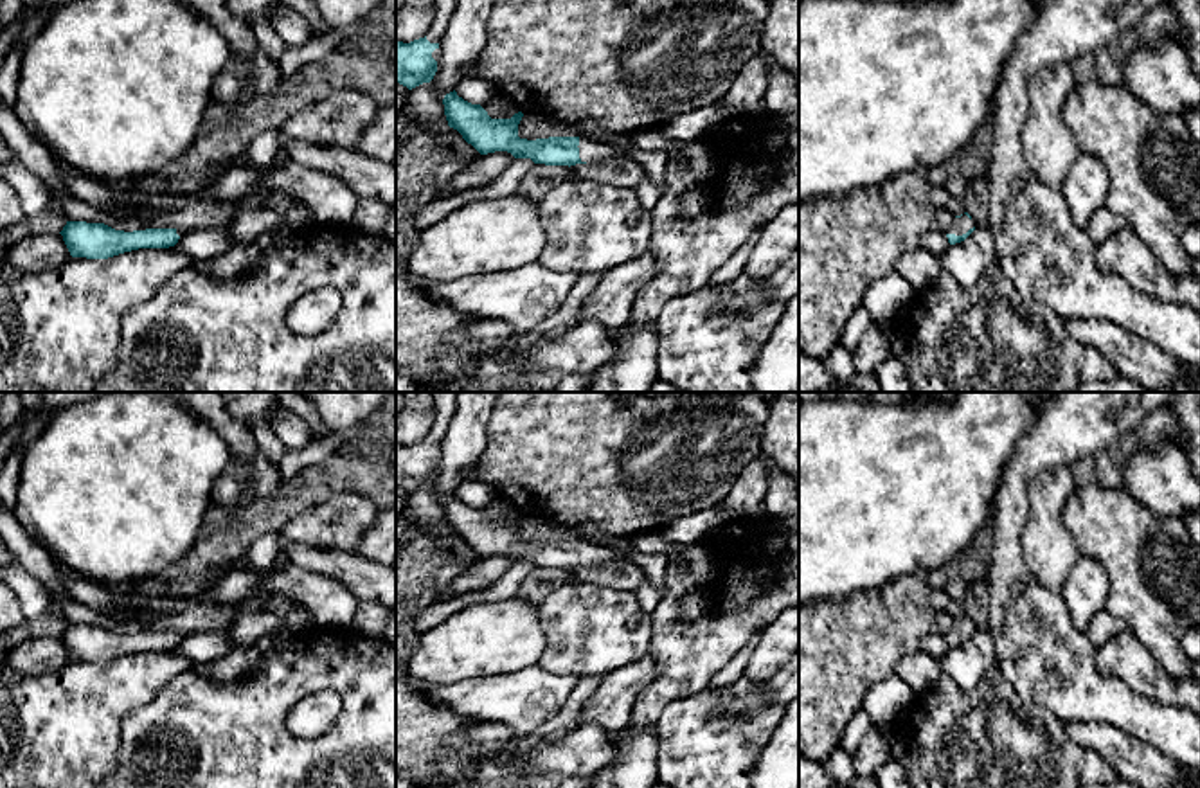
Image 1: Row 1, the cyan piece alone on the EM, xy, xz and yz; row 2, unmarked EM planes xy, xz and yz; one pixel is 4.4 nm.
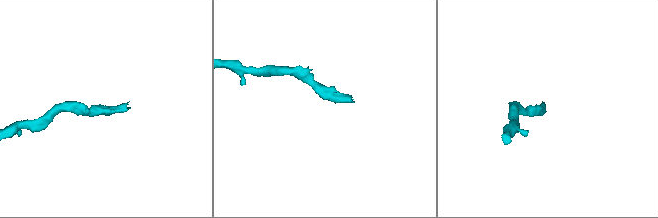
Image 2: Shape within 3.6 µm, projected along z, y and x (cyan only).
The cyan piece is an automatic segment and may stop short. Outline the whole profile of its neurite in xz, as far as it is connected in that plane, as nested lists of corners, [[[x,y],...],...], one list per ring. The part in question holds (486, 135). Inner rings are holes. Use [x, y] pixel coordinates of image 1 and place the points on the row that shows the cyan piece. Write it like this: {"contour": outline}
{"contour": [[[450,92],[443,99],[448,126],[480,155],[507,151],[515,158],[531,158],[545,166],[576,166],[626,157],[624,151],[585,137],[549,137],[527,140],[518,137],[522,112],[511,119],[491,119],[480,104],[471,104]]]}

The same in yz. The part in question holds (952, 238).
{"contour": [[[968,212],[955,216],[954,225],[948,228],[946,237],[950,245],[964,241],[975,230],[975,223]]]}

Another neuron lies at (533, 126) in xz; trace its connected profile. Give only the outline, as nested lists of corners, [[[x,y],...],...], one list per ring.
[[[524,113],[518,124],[518,137],[527,140],[549,139],[549,137],[585,137],[578,128],[567,126],[563,122],[551,121],[543,115]]]

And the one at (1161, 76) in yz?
[[[1177,41],[1135,49],[1124,65],[1124,77],[1124,86],[1159,113],[1186,115],[1200,106],[1200,79]]]

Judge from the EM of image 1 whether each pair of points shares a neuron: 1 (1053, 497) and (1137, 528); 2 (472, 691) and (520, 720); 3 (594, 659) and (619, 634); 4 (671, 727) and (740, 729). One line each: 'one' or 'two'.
1: two
2: one
3: one
4: one

